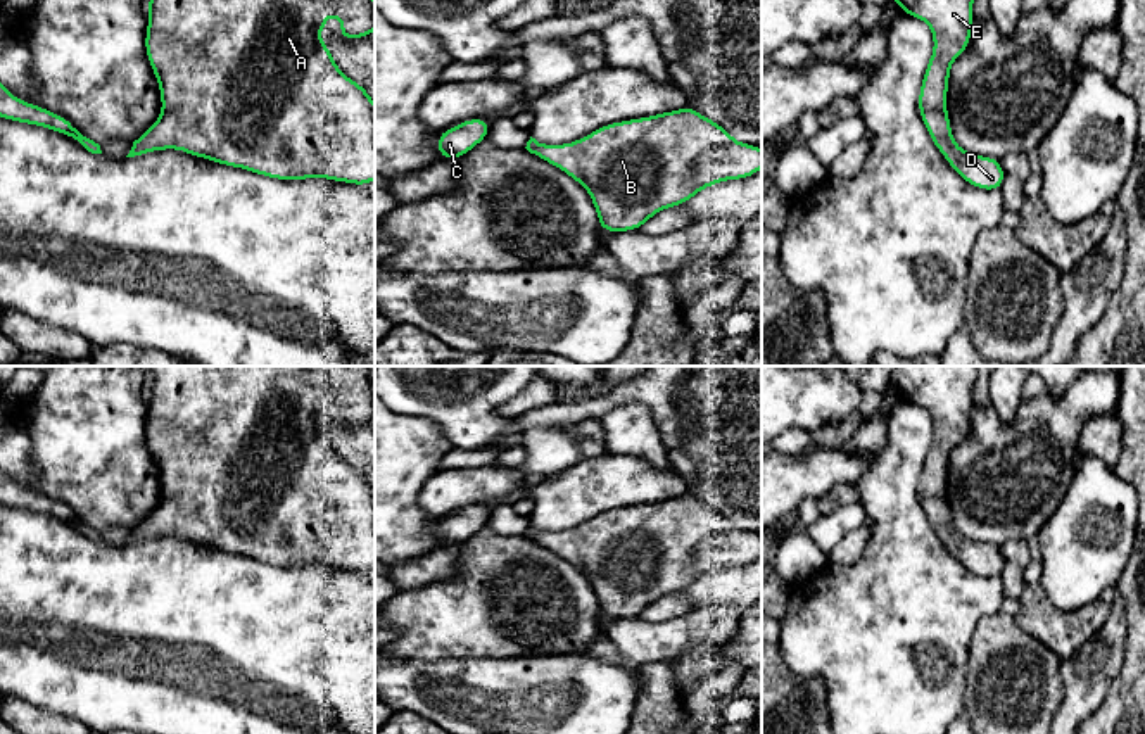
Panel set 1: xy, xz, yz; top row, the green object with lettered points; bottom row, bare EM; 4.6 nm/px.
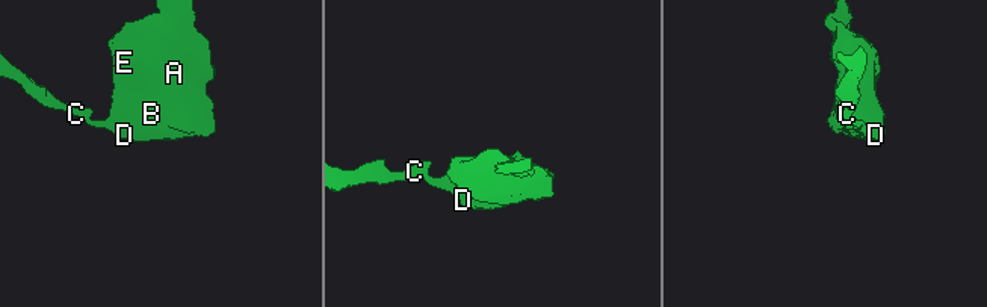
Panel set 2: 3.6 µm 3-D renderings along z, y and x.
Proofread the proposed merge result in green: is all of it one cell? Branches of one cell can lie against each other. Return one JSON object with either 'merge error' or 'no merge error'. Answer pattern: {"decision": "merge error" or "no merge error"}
{"decision": "no merge error"}

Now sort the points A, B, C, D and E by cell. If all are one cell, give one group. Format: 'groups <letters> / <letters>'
groups A B C D E

